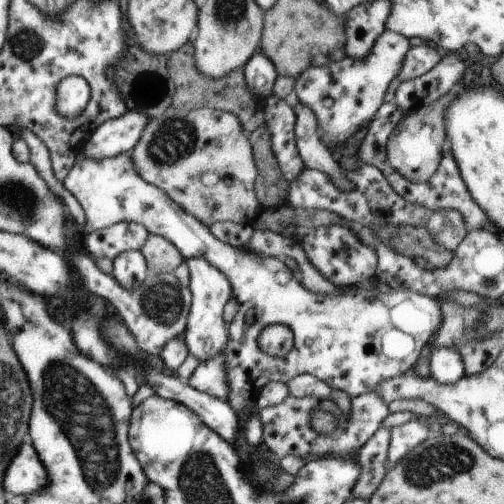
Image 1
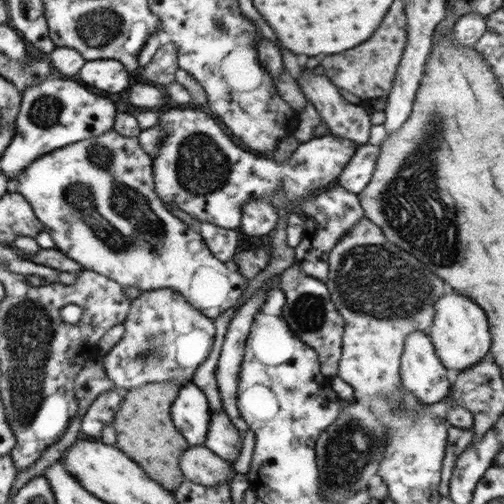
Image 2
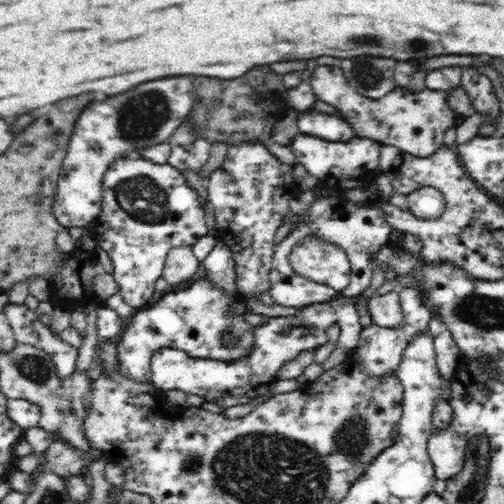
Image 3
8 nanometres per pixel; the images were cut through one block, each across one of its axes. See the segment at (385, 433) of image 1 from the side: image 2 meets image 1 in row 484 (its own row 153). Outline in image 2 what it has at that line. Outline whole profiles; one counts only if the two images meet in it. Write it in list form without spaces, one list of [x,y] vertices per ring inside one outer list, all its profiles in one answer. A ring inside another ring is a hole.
[[[369,142],[359,146],[357,152],[347,162],[347,166],[337,176],[335,184],[345,188],[345,192],[357,196],[369,184],[369,180],[371,180],[377,156],[379,156],[379,148],[377,146],[371,146]]]

